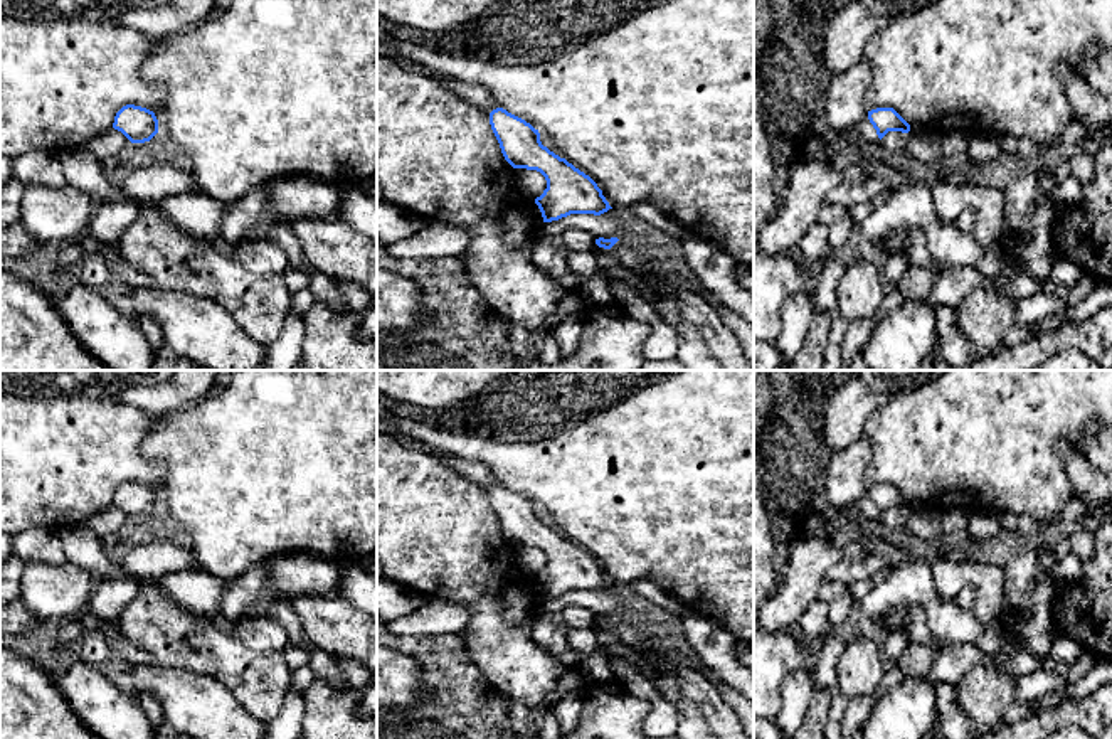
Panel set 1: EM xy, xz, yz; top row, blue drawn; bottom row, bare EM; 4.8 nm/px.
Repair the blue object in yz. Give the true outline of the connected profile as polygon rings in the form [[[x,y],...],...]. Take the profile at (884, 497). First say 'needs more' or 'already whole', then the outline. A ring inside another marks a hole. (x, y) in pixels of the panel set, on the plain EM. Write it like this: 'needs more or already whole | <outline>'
needs more | [[[876,485],[868,488],[853,508],[856,525],[875,527],[888,508],[908,510],[910,502],[893,485]]]

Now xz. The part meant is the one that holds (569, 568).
needs more | [[[377,402],[377,426],[384,433],[392,434],[407,448],[444,460],[461,476],[485,486],[490,492],[490,502],[505,537],[513,545],[537,547],[545,554],[547,566],[535,576],[543,599],[559,598],[570,591],[601,593],[612,586],[602,572],[602,567],[589,552],[543,524],[538,507],[525,497],[500,485],[485,463],[459,460],[449,453],[434,449],[395,433],[384,424],[390,417],[394,416]]]

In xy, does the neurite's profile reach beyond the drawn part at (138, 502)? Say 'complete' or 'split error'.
complete

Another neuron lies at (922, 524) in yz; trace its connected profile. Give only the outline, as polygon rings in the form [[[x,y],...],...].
[[[932,508],[905,510],[905,527],[912,540],[939,545],[944,537],[942,512]]]

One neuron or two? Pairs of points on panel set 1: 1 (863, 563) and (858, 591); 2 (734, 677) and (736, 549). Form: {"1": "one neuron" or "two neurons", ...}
{"1": "two neurons", "2": "two neurons"}

